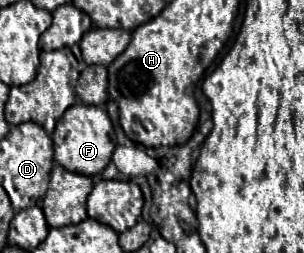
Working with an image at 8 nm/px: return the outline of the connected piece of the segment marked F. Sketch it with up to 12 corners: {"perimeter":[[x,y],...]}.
{"perimeter":[[68,107],[52,141],[64,169],[100,175],[116,149],[108,113]]}

